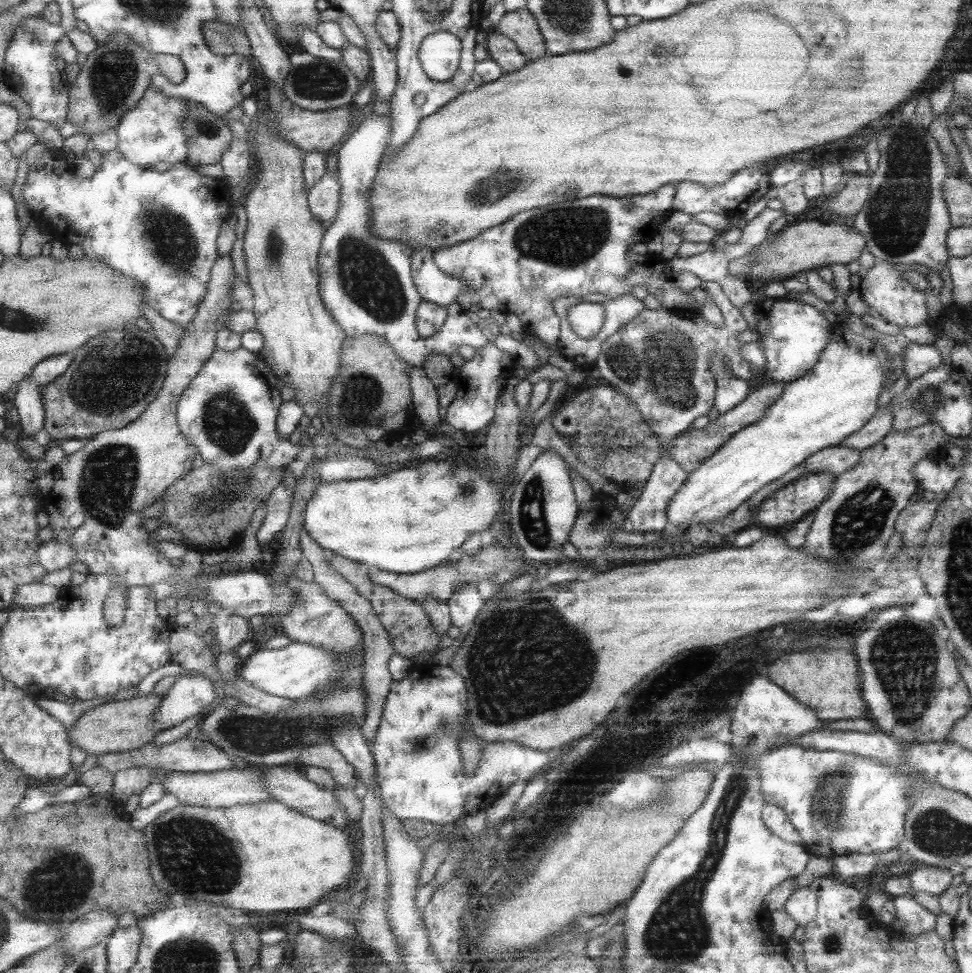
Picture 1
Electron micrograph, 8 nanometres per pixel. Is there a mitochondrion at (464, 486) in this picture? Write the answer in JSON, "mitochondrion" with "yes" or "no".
{"mitochondrion":"yes"}

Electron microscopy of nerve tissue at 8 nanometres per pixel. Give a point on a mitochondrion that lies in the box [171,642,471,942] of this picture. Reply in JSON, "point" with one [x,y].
{"point":[251,734]}

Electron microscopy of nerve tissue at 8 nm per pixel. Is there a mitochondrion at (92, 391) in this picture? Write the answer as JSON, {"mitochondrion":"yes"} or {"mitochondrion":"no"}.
{"mitochondrion":"yes"}

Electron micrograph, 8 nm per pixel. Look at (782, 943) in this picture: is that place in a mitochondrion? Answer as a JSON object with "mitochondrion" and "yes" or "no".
{"mitochondrion":"no"}

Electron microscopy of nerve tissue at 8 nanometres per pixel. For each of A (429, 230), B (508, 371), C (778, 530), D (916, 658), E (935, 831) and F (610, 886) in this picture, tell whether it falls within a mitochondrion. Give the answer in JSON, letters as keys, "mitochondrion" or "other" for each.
{"A":"other","B":"other","C":"other","D":"mitochondrion","E":"mitochondrion","F":"other"}

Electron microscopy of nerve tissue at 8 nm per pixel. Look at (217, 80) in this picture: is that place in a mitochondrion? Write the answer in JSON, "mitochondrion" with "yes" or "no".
{"mitochondrion":"no"}

